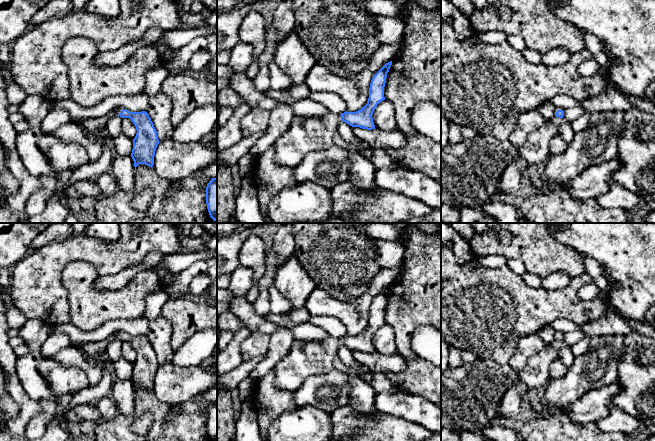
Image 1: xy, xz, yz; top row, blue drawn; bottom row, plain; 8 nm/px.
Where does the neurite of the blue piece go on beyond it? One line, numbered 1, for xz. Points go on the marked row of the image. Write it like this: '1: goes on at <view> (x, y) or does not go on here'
1: goes on at xz (305, 135)

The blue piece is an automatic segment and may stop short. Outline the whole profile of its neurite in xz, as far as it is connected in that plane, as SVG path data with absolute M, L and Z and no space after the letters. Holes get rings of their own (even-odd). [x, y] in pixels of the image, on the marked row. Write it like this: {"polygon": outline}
{"polygon": "M392 61L386 63L372 78L367 104L356 112L341 115L328 113L310 117L294 116L289 129L273 143L275 162L286 167L296 167L302 159L315 150L330 148L338 124L343 121L352 127L375 129L373 112L385 100L384 87Z"}

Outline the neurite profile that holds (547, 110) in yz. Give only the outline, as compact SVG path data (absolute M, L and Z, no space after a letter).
M548 101L540 106L538 106L536 108L536 110L544 117L546 118L547 120L550 120L552 119L556 112L557 112L557 109L556 107L552 104L551 101Z

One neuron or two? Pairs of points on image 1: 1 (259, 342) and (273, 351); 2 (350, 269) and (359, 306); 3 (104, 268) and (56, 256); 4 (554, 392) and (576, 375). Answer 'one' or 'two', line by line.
1: two
2: two
3: one
4: one

